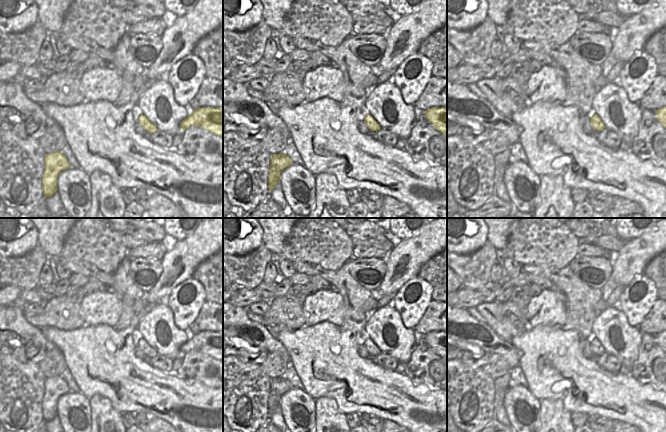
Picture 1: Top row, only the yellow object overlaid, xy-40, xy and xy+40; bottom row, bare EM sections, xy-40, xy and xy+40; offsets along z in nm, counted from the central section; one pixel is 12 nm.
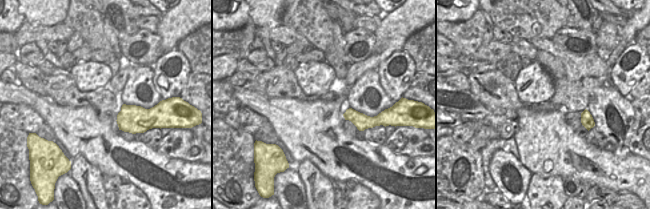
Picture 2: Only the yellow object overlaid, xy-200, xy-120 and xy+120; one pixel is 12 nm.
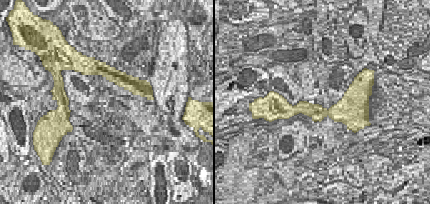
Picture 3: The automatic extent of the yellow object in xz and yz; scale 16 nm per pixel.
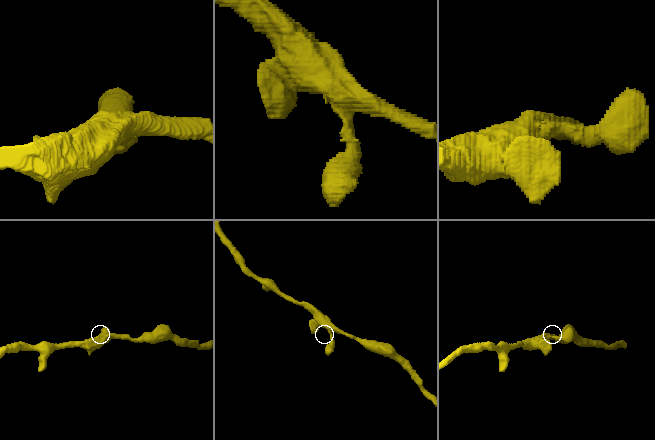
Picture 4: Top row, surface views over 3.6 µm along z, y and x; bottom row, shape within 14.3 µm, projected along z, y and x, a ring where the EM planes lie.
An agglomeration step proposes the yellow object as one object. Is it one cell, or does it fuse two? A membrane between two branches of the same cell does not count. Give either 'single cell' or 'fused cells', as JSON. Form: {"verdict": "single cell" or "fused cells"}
{"verdict": "single cell"}

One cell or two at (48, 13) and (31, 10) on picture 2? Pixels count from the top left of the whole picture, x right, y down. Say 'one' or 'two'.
one

